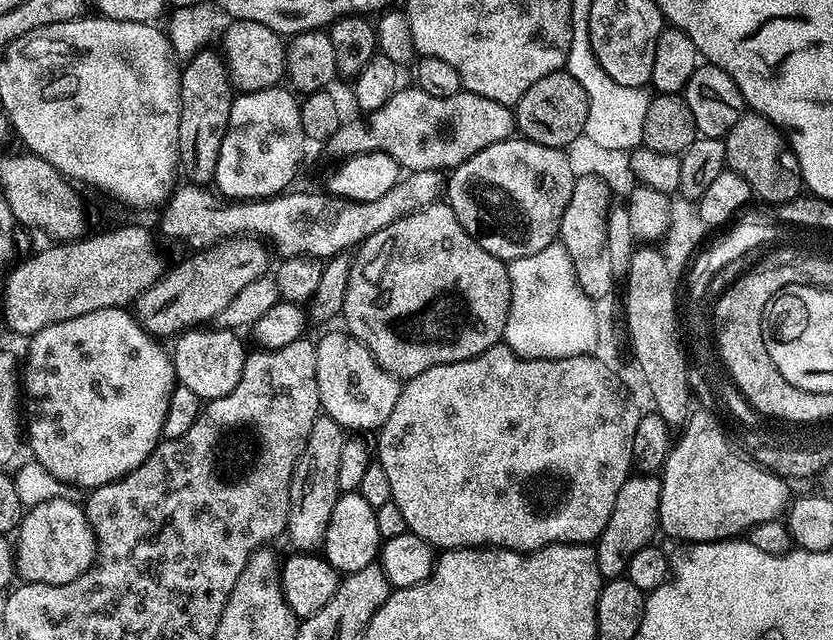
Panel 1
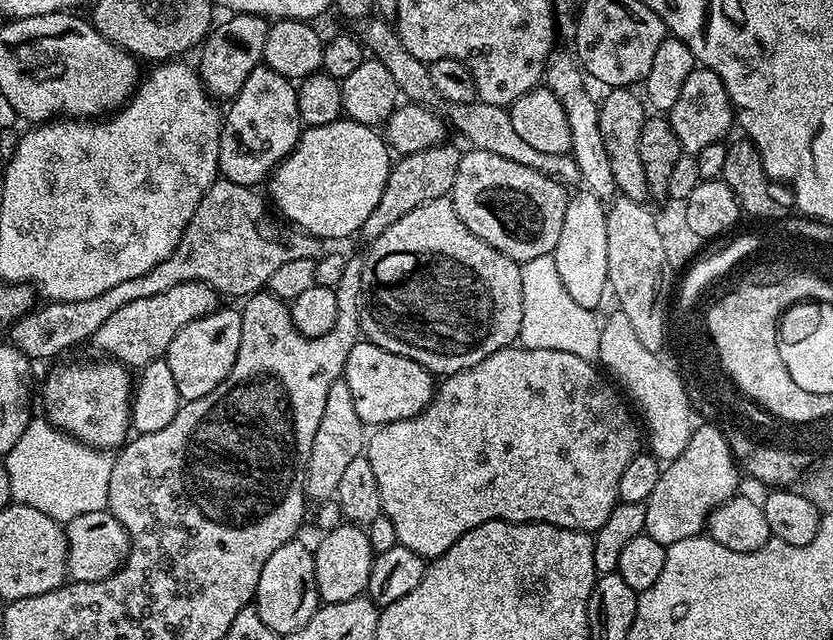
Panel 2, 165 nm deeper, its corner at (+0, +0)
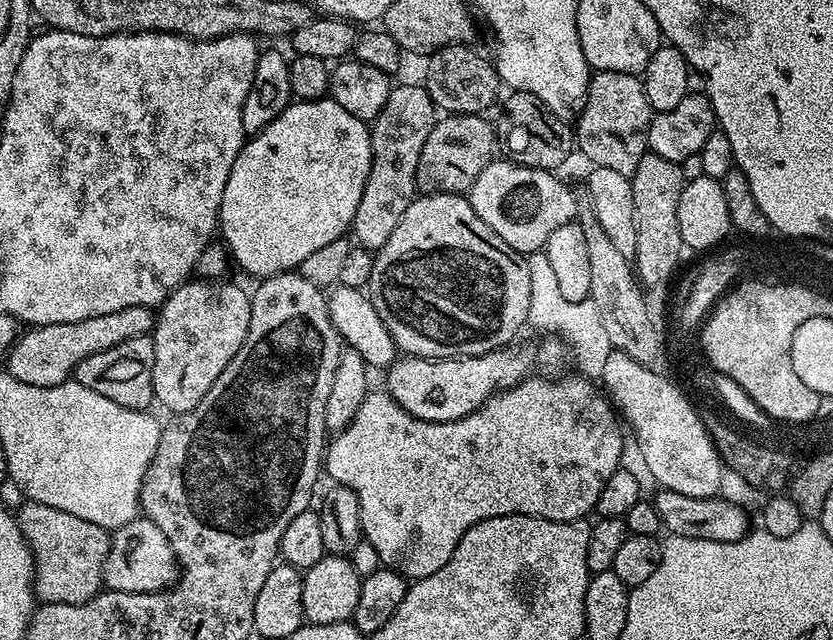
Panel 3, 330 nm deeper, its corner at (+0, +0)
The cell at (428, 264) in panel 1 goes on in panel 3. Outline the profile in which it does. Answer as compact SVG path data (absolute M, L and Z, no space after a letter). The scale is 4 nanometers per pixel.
M434 192L431 194L417 195L412 205L402 214L398 226L394 226L394 234L386 241L386 246L382 246L374 256L372 261L372 273L368 279L366 295L369 302L378 310L378 318L390 330L394 338L397 349L401 353L409 356L425 356L431 360L445 360L455 356L481 356L487 352L493 352L499 348L507 348L513 343L512 340L520 332L520 327L528 324L528 311L530 310L530 270L528 269L528 258L525 253L514 250L474 210L474 206L464 194L442 194Z

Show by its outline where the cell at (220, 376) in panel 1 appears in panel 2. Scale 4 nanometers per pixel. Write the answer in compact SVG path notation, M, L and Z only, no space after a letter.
M217 307L215 312L182 326L182 330L174 334L174 342L170 342L166 353L170 374L174 376L174 386L178 386L181 401L197 400L218 387L230 374L241 342L242 318L235 307Z

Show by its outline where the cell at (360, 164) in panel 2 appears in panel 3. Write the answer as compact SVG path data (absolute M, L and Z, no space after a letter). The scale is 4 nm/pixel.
M330 98L323 100L296 100L289 103L288 109L274 122L267 124L262 131L255 133L251 138L245 139L240 148L238 158L234 158L234 166L230 166L230 178L226 178L226 190L222 190L222 202L220 203L220 219L218 221L218 236L222 241L233 265L236 264L244 272L249 272L255 278L265 276L277 276L285 270L299 269L310 254L322 250L330 242L341 239L351 229L352 219L358 210L358 202L362 202L362 190L366 190L366 178L370 174L372 160L371 148L372 133L369 125L363 120L354 118L347 110L342 110L338 102Z

